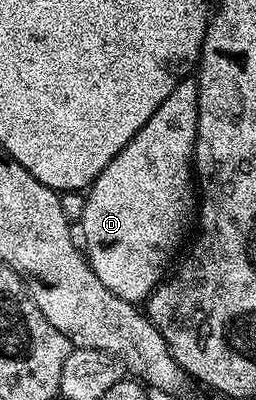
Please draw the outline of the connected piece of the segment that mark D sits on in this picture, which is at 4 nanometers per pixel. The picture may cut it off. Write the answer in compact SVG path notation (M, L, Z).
M186 78L179 81L175 86L175 90L171 90L171 94L167 94L167 98L163 98L159 110L155 110L155 114L151 114L151 118L147 118L147 122L143 122L139 134L135 134L135 138L131 138L131 142L127 142L127 144L119 150L119 154L115 154L115 158L111 158L111 162L107 162L105 169L93 179L93 183L90 184L87 189L85 209L79 221L81 232L85 235L85 244L83 240L84 255L87 257L91 267L95 270L99 282L103 282L103 286L107 286L107 290L111 290L111 294L123 298L128 304L140 305L142 302L148 301L149 295L157 289L157 285L161 283L163 277L166 275L165 267L168 266L169 259L176 254L177 247L180 246L181 239L185 236L185 227L187 227L192 220L194 223L195 172L191 165L194 163L193 147L197 141L198 106L199 90L197 89L196 79Z

